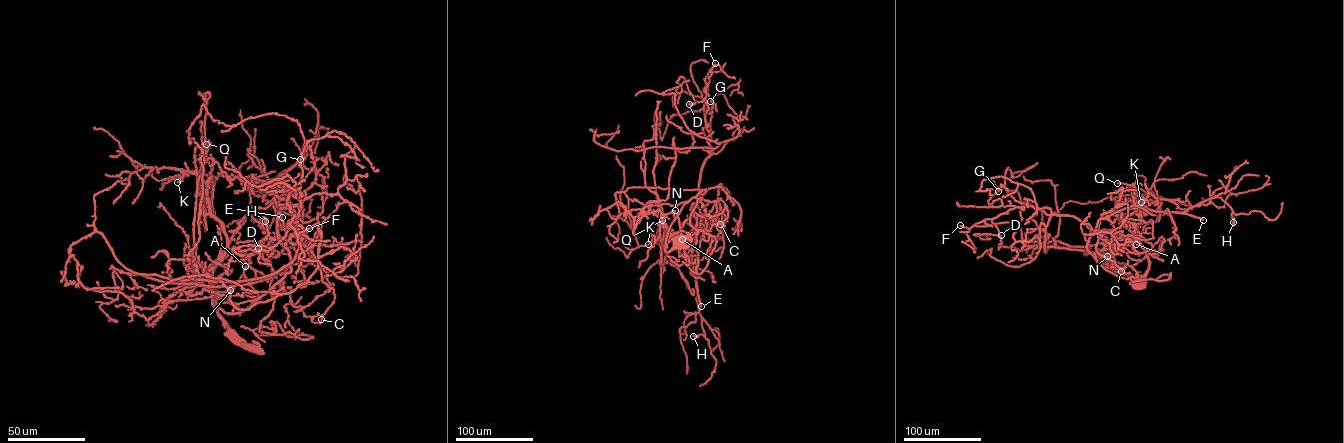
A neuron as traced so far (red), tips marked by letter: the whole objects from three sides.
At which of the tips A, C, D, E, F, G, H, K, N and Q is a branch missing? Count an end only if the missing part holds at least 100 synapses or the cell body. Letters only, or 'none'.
E

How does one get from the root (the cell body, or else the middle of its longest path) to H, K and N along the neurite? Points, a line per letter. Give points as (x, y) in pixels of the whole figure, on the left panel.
H: (250, 346), (209, 267), (296, 241), (289, 203), (263, 200), (283, 172), (265, 221)
K: (250, 346), (210, 289), (209, 267), (227, 234), (210, 214), (207, 186), (189, 172), (177, 182)
N: (250, 346), (220, 315), (210, 289), (209, 267), (226, 249), (202, 273), (202, 285), (230, 290)

